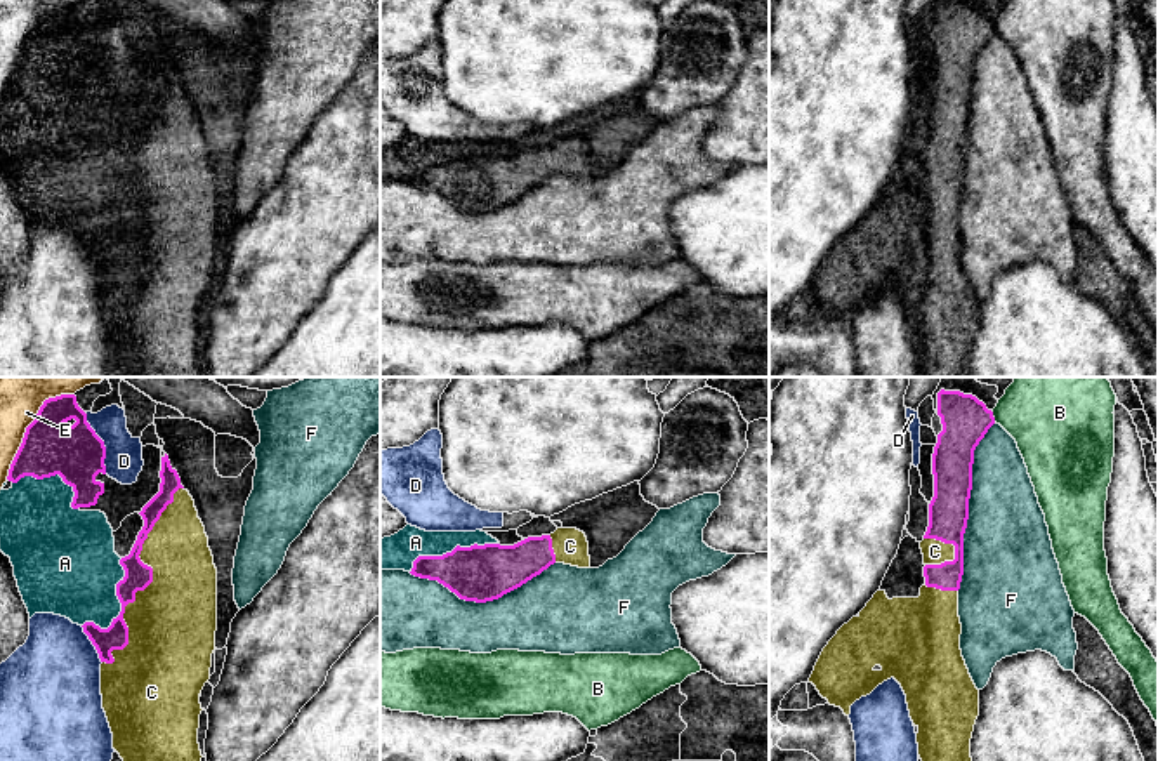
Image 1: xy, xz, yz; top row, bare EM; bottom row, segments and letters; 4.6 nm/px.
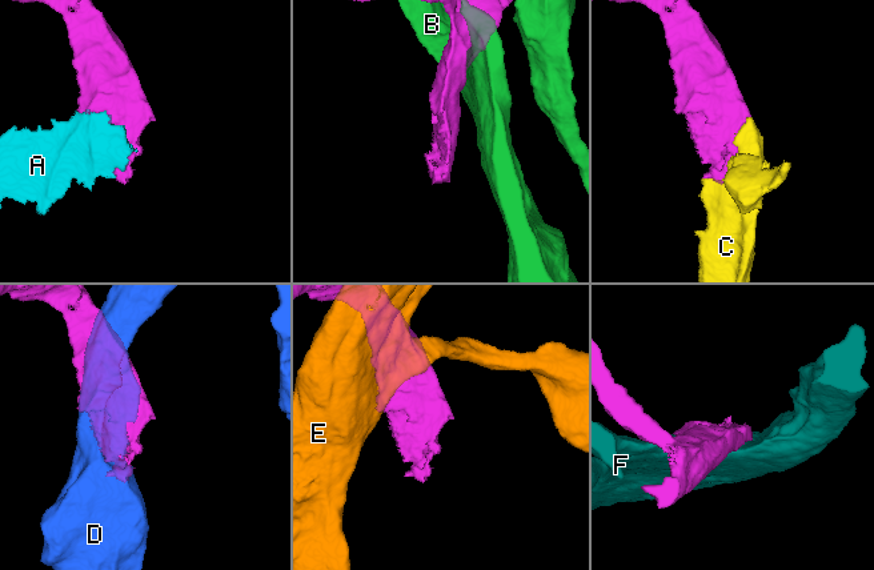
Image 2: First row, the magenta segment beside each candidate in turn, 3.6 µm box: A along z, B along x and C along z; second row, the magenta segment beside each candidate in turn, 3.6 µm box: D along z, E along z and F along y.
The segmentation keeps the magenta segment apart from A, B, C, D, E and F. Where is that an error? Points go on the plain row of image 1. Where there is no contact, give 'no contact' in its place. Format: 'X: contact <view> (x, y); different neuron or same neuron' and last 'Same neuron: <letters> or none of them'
A: contact xy (122, 216); different neuron
B: contact yz (993, 28); different neuron
C: contact xy (150, 193); same neuron
D: contact xy (103, 54); different neuron
E: contact xy (28, 37); different neuron
F: contact yz (967, 117); different neuron
Same neuron: C

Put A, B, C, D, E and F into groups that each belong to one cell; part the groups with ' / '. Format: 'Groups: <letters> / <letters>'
Groups: A / B / C / D / E / F

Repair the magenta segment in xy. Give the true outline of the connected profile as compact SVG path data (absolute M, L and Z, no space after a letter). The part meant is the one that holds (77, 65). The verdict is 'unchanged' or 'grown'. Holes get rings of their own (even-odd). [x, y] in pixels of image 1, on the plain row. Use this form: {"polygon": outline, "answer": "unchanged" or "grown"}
{"polygon": "M61 5L45 10L35 31L26 38L7 90L17 94L24 87L43 90L59 85L75 103L71 118L90 118L104 104L104 94L95 90L99 83L106 85L104 69L104 52L87 33L87 24L78 17L76 7Z", "answer": "unchanged"}

